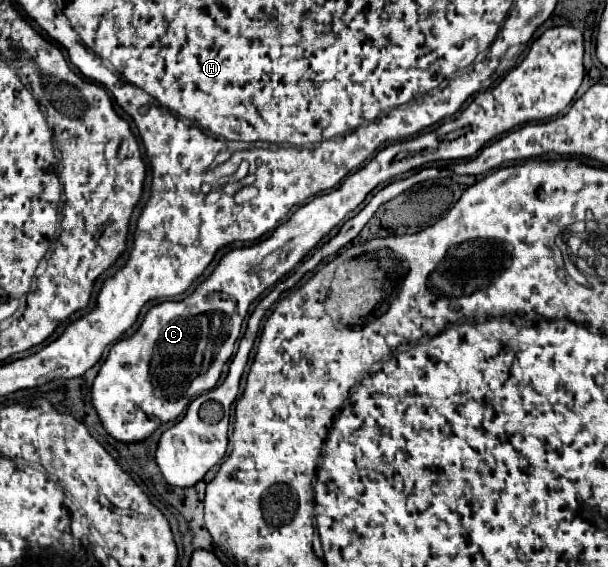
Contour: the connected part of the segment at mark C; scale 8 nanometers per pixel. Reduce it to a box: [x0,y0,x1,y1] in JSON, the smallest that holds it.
[93,26,585,442]

